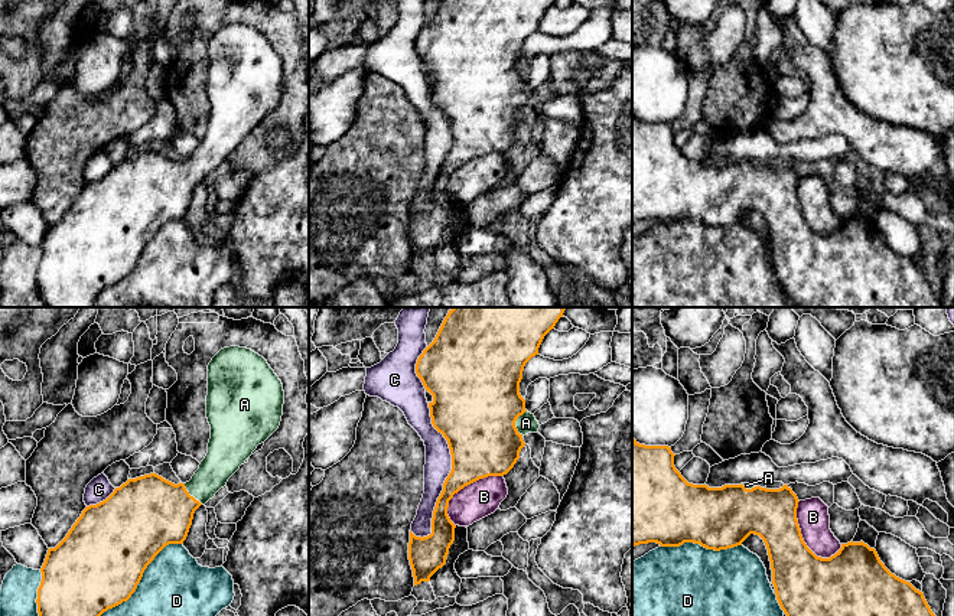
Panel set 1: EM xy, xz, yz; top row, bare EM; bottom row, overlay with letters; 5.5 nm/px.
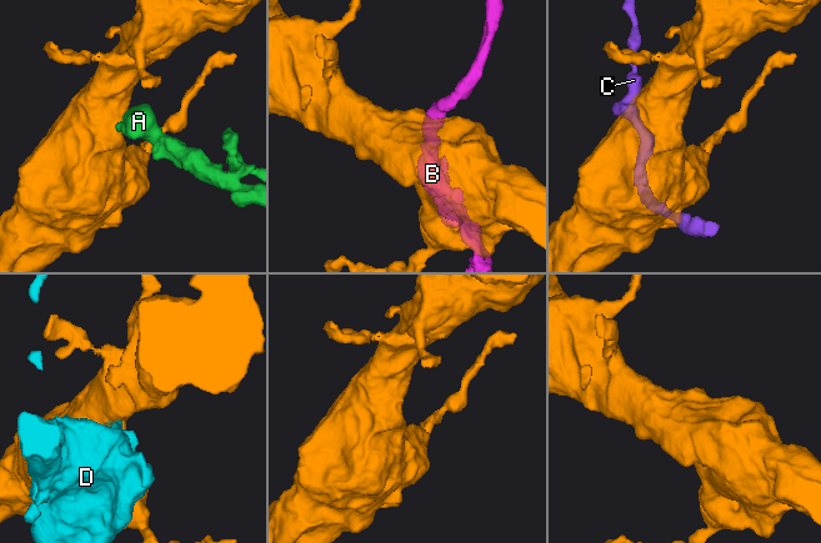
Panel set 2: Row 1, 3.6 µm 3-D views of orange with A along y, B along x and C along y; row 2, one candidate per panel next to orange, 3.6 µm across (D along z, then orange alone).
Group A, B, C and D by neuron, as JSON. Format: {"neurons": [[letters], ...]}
{"neurons": [["A"], ["B"], ["C"], ["D"]]}

